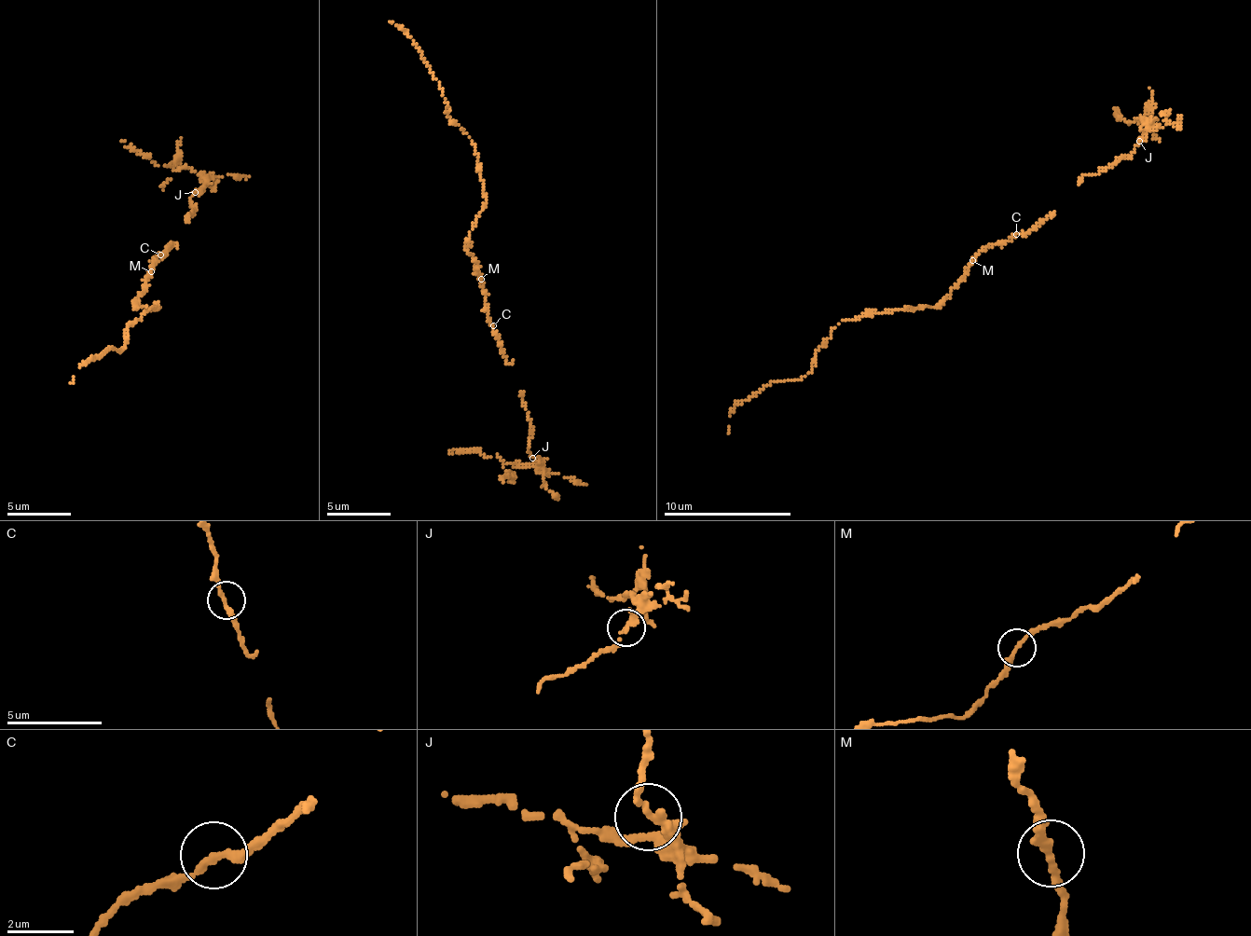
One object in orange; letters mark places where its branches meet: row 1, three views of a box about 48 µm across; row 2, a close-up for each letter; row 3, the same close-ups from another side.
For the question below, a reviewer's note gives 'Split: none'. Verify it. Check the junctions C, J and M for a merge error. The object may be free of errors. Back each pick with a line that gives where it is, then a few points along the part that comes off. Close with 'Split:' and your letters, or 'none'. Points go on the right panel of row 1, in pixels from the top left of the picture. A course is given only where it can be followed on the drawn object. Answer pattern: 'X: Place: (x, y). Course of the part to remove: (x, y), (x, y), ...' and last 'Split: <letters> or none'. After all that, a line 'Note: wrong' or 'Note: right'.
J: Place: (1139, 141). Course of the part to remove: (1139, 142), (1147, 130), (1145, 120), (1129, 124), (1114, 114), (1117, 108)
Split: J
Note: wrong

